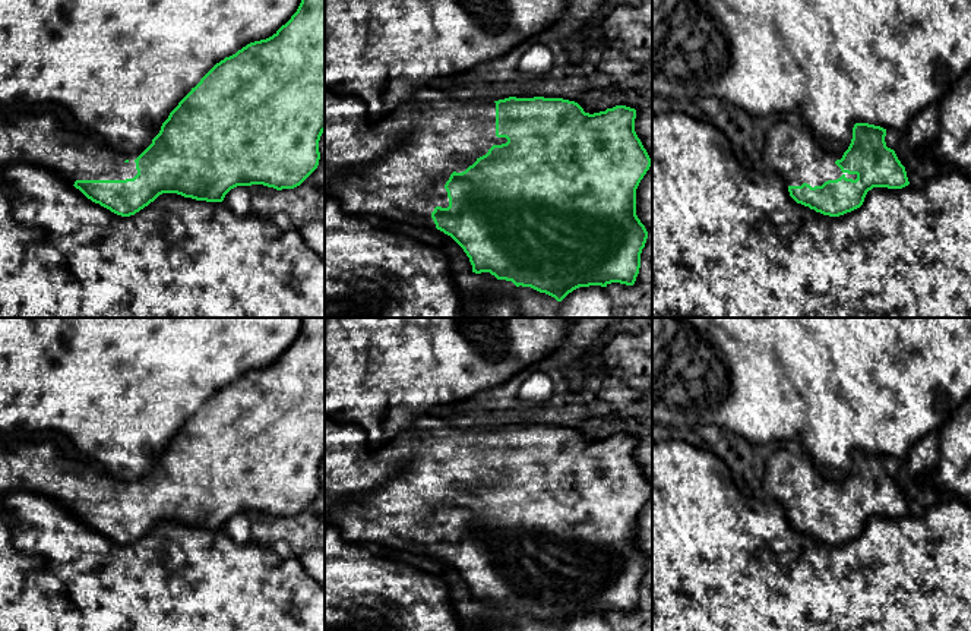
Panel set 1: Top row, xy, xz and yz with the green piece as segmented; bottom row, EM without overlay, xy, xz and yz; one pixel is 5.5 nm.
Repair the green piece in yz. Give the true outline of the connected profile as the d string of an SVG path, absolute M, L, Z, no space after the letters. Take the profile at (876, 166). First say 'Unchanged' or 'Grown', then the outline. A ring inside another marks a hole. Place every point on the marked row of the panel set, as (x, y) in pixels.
Grown. M782 117L766 133L762 163L788 187L790 196L823 215L839 217L860 208L873 187L902 189L910 184L905 167L886 146L886 129L855 123L853 139L842 155L825 152L812 130L797 117Z

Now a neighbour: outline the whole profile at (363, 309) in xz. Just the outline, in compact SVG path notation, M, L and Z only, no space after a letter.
M380 302L354 305L354 309L339 318L376 318Z

